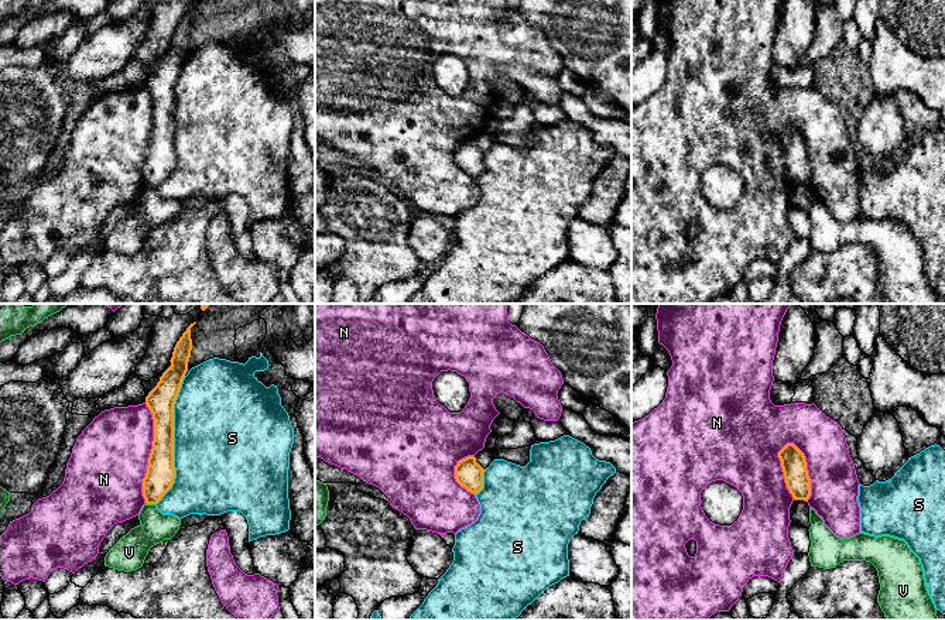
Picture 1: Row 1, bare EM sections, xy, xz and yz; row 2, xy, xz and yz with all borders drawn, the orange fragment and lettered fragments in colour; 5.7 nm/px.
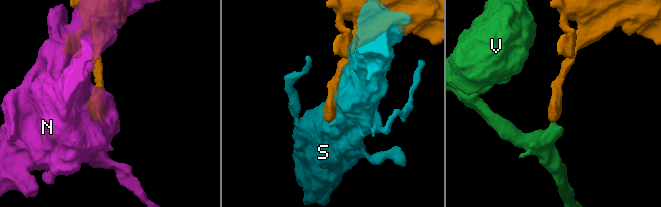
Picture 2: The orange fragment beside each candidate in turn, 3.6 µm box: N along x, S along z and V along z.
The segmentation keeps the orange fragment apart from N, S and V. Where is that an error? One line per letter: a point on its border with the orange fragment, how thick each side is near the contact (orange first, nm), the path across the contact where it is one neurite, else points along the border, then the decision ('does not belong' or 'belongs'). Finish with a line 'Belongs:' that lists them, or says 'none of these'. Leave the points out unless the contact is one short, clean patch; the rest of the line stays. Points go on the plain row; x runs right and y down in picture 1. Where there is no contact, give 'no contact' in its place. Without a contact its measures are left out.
N: meets orange in yz at (805, 153); 140 nm thick on the orange side, 280 nm on the other; does not belong
S: meets orange in xy at (173, 124); 160 nm thick on the orange side, 500 nm on the other; does not belong
V: meets orange in xy at (151, 187); 160 nm thick on the orange side, 180 nm on the other; border along xy (147, 187), (154, 188); does not belong
Belongs: none of these

